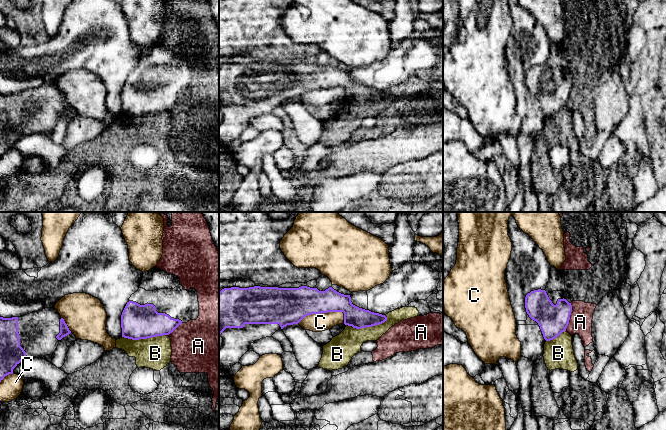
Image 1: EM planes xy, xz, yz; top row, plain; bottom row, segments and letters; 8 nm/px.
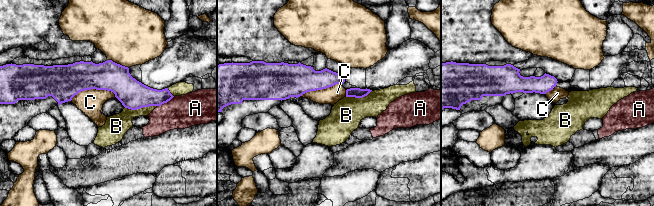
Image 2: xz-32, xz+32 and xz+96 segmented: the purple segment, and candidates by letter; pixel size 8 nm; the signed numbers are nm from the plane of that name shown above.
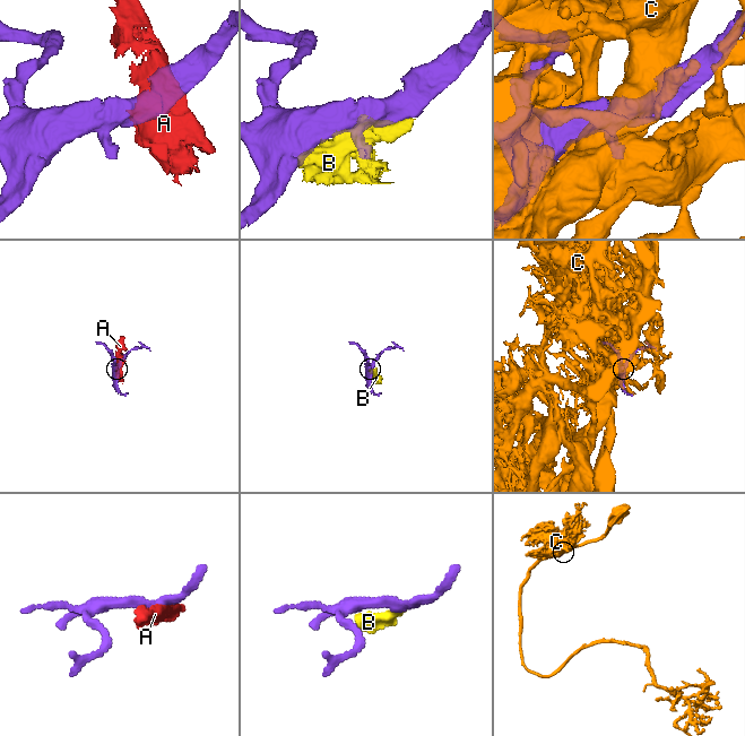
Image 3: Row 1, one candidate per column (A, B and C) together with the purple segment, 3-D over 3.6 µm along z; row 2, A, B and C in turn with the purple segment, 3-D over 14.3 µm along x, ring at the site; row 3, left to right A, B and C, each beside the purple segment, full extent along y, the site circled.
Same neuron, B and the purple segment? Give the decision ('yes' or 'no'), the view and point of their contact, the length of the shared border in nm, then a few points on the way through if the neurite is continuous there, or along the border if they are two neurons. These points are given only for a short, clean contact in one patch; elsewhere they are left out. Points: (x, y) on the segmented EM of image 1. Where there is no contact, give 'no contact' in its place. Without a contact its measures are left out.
no; meets purple in xz at (367, 326); contact 340 nm long

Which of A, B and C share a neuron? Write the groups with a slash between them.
A / B / C

